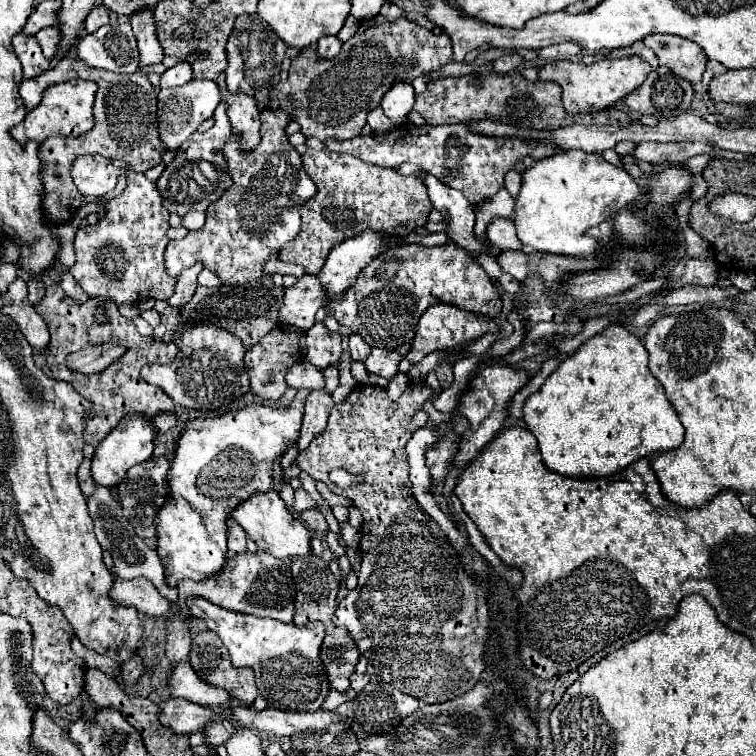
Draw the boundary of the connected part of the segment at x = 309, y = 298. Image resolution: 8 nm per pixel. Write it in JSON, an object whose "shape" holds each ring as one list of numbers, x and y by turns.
{"shape":[[304,274,294,286,286,288,284,306,280,310,280,322,308,330,314,324,316,310,324,306,324,300,326,294,318,276]]}

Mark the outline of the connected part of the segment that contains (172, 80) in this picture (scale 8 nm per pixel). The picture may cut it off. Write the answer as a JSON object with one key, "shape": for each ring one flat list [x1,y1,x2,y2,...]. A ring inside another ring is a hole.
{"shape":[[180,62,180,64,168,68,168,70,162,74,162,80,160,80,160,86,158,86,158,88,182,86,182,84,186,84,190,78,192,78,192,68,190,68,190,64,188,64,188,62]]}

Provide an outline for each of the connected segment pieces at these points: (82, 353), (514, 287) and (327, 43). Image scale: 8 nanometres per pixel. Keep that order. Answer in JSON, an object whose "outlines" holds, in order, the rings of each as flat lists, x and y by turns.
{"outlines":[[[94,344,70,354,66,362,74,372,98,374,110,364,114,364,114,360,122,356,122,352,124,350,120,348,120,344]],[[502,274,502,276,500,276,500,284,502,284,502,288,504,288,508,294,518,296,520,284,518,284,518,280,514,280,510,274]],[[326,36,326,38,322,38,322,40,318,42,316,54,318,54,320,58,326,58,326,60,328,60,328,58,338,56,340,48,342,48,342,42,340,42,336,36]]]}

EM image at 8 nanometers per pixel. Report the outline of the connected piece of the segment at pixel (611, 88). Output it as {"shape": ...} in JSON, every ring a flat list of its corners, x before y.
{"shape":[[638,56,632,58,604,58,596,64,578,64,578,62,570,62,570,60,558,60,558,62,548,62,538,70,538,80,552,80,556,84,562,86,564,90,564,108,570,114,590,114,590,112,598,112,602,108,612,106,614,102,622,100,624,96,628,96,632,90,636,90,648,76,650,72,650,64,644,62]]}

